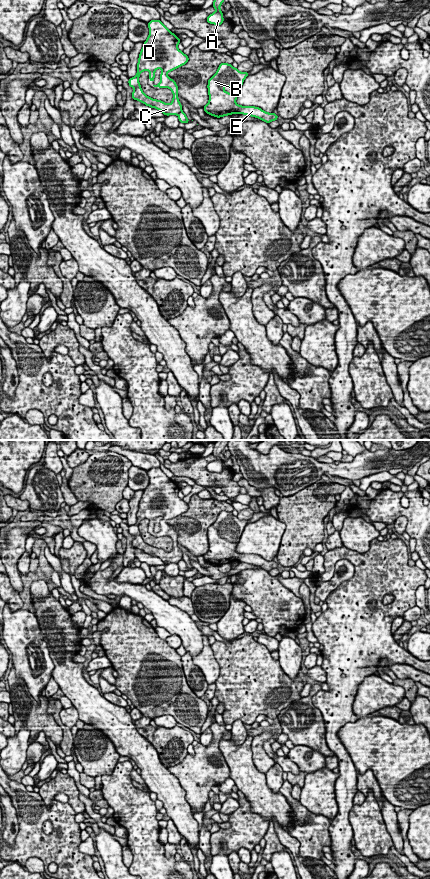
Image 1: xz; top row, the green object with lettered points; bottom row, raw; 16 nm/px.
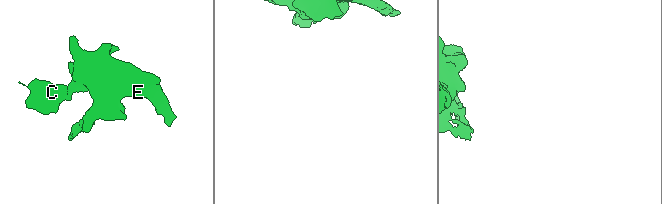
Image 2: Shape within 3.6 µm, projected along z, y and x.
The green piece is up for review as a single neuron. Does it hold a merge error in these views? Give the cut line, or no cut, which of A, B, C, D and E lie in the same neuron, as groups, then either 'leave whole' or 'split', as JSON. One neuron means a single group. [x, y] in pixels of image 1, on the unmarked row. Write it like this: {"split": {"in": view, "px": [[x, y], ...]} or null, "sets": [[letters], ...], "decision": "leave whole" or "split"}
{"split": {"in": "xz", "px": [[182, 559], [177, 562]]}, "sets": [["A", "B", "E"], ["C", "D"]], "decision": "split"}

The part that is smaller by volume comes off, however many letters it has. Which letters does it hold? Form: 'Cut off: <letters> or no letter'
Cut off: C, D

